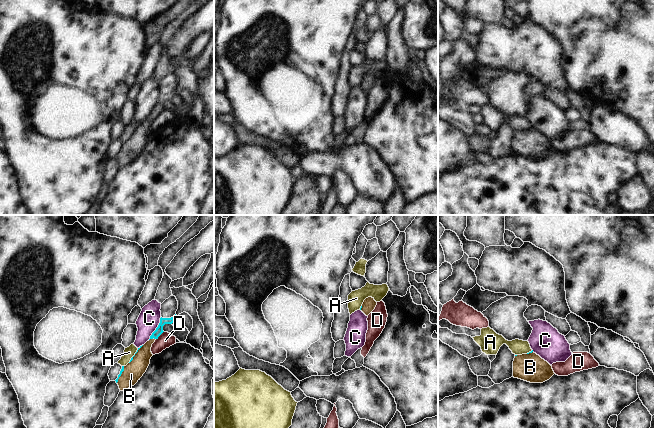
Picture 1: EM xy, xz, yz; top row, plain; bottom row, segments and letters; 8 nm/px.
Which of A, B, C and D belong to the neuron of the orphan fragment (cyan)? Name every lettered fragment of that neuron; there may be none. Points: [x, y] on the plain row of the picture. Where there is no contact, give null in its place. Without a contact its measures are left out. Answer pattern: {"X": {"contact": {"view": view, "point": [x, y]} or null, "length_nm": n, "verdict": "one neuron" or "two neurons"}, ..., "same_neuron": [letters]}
{"A": {"contact": {"view": "xy", "point": [134, 131]}, "length_nm": 150, "verdict": "two neurons"}, "B": {"contact": {"view": "xy", "point": [152, 114]}, "length_nm": 60, "verdict": "one neuron"}, "C": {"contact": {"view": "xy", "point": [156, 104]}, "length_nm": 220, "verdict": "two neurons"}, "D": {"contact": {"view": "xy", "point": [160, 110]}, "length_nm": 90, "verdict": "two neurons"}, "same_neuron": ["B"]}

